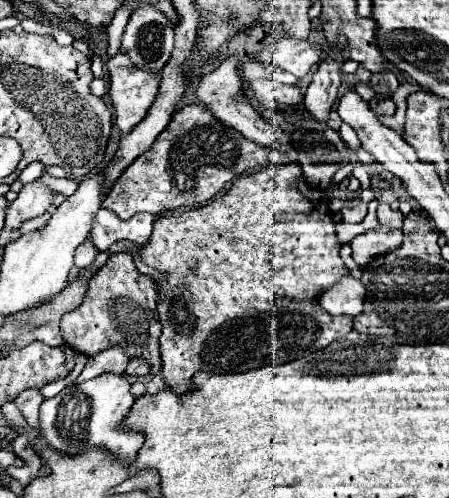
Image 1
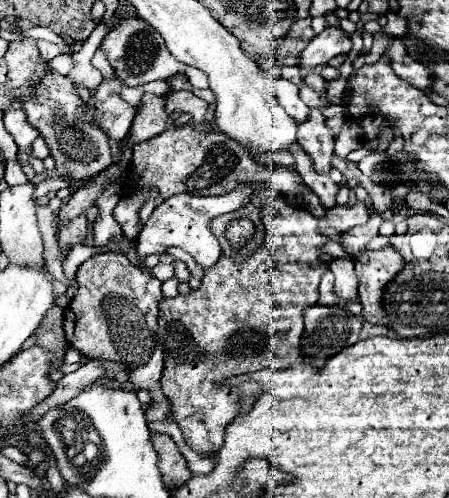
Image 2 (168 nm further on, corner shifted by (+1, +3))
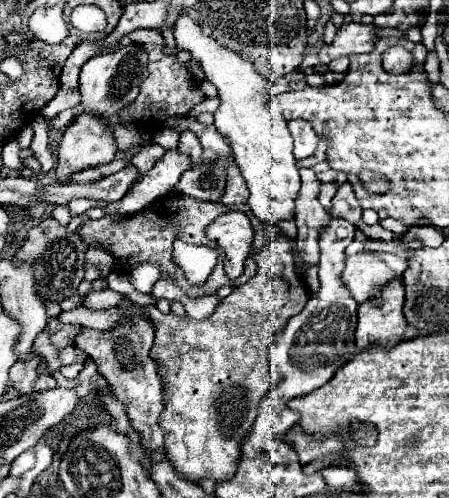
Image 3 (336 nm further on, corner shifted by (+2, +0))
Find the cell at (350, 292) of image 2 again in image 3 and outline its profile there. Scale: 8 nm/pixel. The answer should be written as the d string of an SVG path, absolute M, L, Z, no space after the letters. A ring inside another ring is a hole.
M366 252L346 258L346 268L342 274L346 288L360 304L376 298L394 278L394 270L390 270L382 258Z

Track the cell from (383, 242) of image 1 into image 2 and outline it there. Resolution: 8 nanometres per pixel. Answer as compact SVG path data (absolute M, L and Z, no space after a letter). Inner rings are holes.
M383 247L377 251L361 251L359 257L355 257L355 271L359 277L359 301L363 305L363 319L371 325L385 325L385 313L381 309L381 299L383 299L383 289L385 285L403 269L403 257L395 251L395 247Z

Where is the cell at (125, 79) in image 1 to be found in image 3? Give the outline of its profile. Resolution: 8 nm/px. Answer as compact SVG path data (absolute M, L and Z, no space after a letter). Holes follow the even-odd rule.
M80 114L64 132L62 142L58 146L58 166L56 166L56 178L58 182L70 182L72 174L84 168L94 168L94 166L104 166L112 162L116 156L116 146L114 146L114 136L112 128L106 126L106 122L90 116L90 114Z

